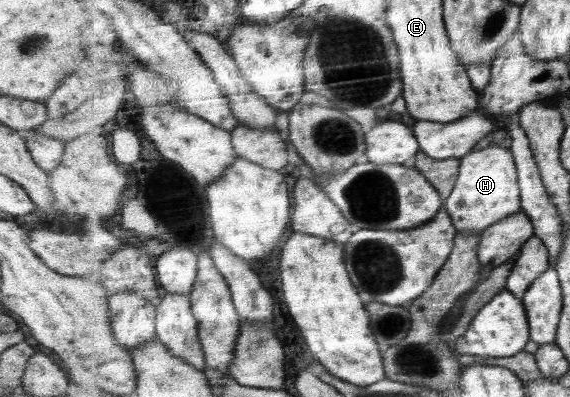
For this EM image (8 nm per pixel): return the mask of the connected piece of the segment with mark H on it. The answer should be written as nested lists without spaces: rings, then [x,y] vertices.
[[[495,143],[464,156],[458,183],[446,202],[446,209],[454,217],[460,232],[481,234],[493,224],[523,211],[519,179],[518,163],[510,148],[502,148]]]

